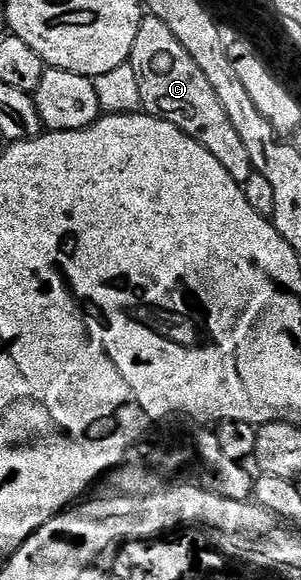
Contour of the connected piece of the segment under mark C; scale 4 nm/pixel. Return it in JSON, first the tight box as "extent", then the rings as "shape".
{"extent":[129,16,253,183],"shape":[[[143,16],[137,27],[137,39],[133,39],[129,64],[137,75],[142,112],[173,123],[173,127],[201,143],[201,147],[205,147],[205,151],[209,151],[209,155],[213,155],[213,159],[217,159],[217,163],[221,163],[221,167],[225,167],[225,171],[229,171],[235,181],[242,183],[249,179],[253,170],[245,143],[241,143],[233,123],[229,123],[229,115],[225,115],[225,107],[221,107],[201,67],[193,63],[189,51],[185,51],[185,47],[173,39],[173,31],[169,31],[161,19]]]}

